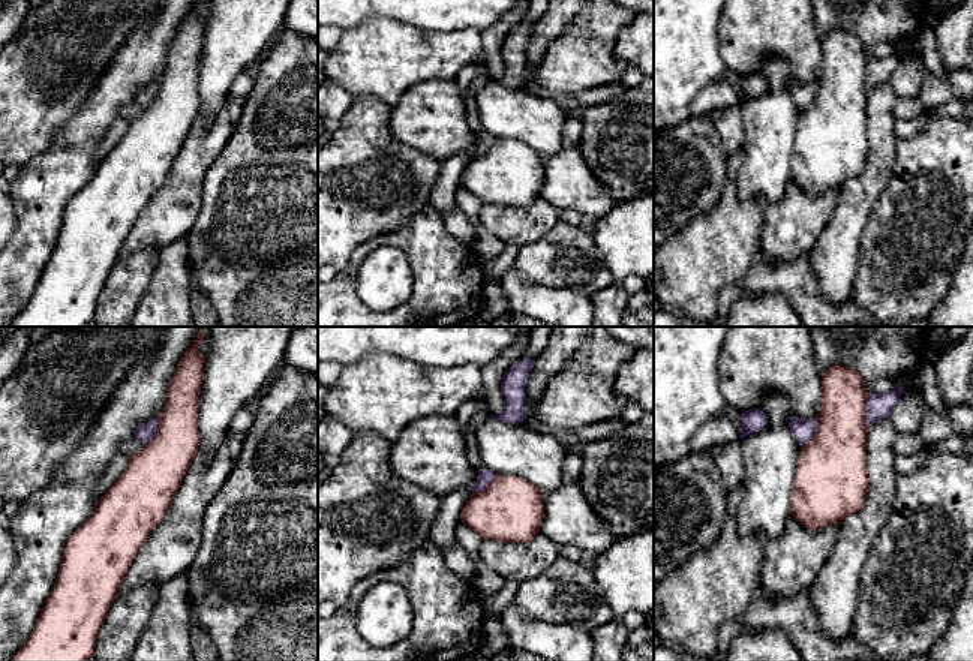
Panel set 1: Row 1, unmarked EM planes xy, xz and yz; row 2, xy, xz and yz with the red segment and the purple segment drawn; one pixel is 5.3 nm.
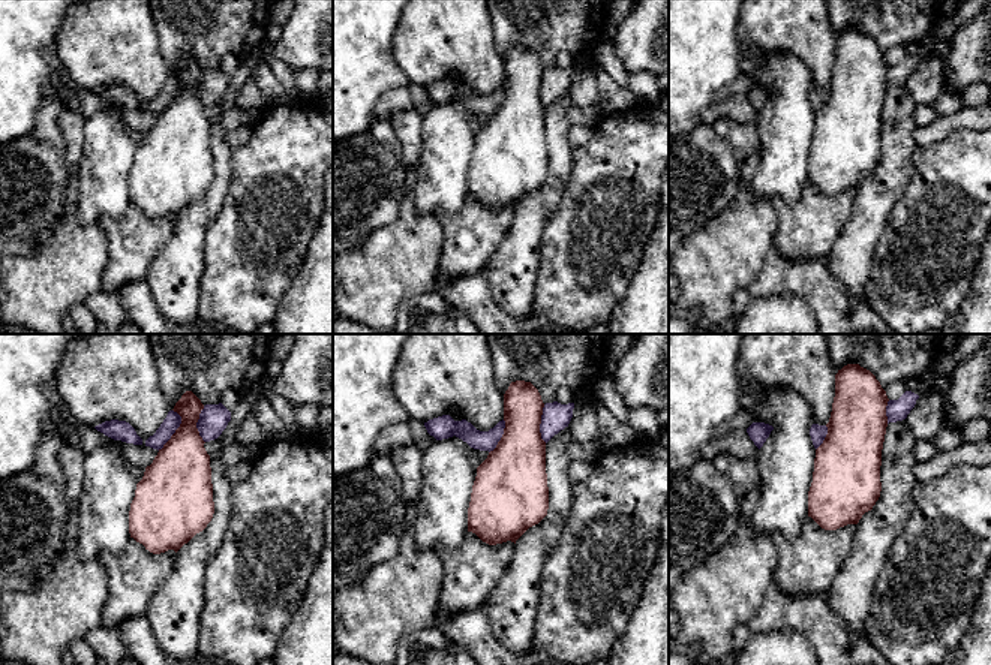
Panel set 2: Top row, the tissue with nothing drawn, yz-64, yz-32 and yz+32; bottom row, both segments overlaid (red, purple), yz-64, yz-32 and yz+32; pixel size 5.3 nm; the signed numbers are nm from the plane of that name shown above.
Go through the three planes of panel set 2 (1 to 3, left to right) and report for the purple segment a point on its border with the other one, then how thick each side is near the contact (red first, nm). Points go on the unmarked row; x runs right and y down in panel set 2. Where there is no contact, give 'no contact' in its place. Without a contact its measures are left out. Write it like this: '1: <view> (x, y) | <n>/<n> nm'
1: yz-64 (176, 95) | 340/90 nm
2: yz-32 (540, 87) | 300/150 nm
3: yz+32 (825, 102) | 360/90 nm

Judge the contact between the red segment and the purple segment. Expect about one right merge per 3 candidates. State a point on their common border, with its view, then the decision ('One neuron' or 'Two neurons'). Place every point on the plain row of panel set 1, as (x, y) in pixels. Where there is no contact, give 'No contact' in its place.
Touches red at yz (865, 75). Two neurons

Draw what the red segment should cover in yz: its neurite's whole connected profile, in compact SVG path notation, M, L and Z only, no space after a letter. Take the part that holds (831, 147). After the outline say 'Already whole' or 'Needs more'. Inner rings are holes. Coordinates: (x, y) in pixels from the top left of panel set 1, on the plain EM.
M835 28L822 40L819 91L801 111L792 156L792 180L805 192L840 190L865 169L868 60L855 33Z. Already whole

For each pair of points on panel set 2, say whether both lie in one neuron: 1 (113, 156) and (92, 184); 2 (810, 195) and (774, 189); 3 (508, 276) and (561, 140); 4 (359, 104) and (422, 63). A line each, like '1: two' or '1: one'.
1: one
2: two
3: one
4: two

